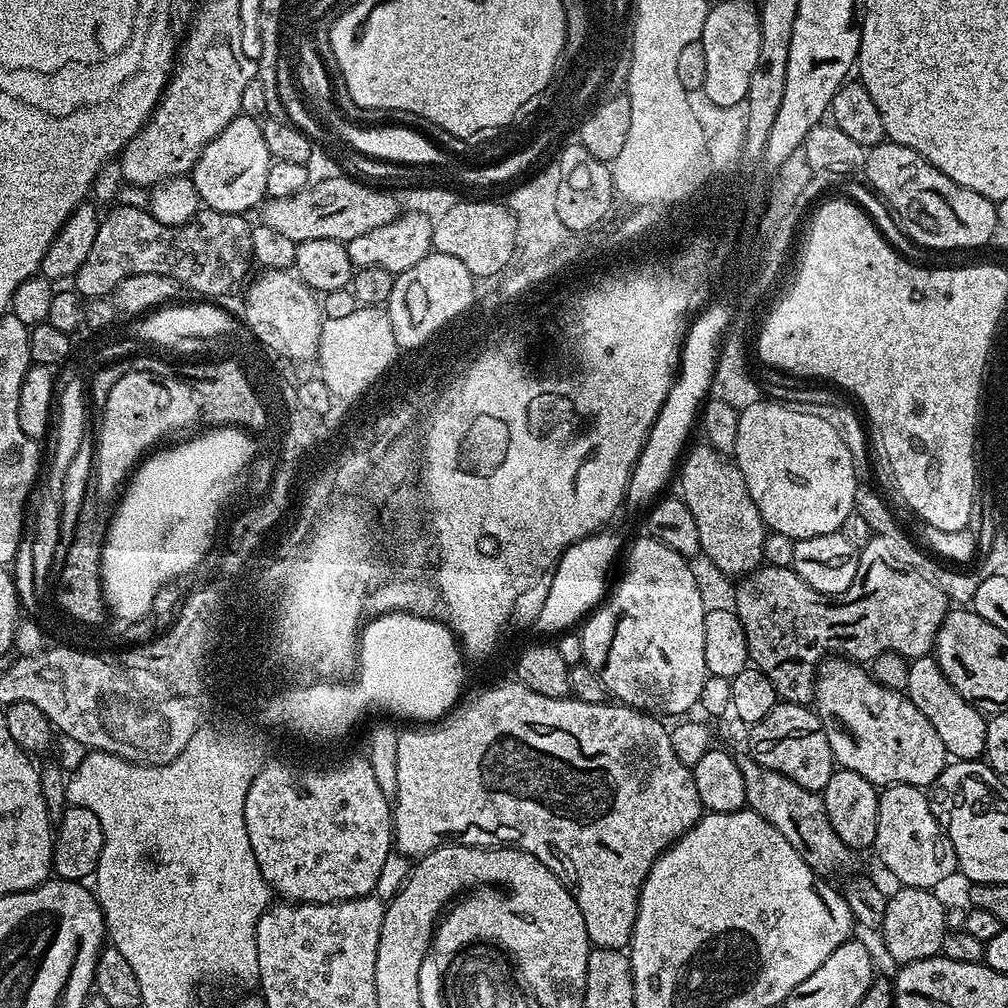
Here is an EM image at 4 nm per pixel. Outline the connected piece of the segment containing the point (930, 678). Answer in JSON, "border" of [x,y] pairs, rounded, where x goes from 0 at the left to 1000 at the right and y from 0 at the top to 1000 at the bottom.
{"border":[[[928,650],[908,652],[902,658],[903,670],[899,672],[899,681],[896,686],[901,694],[919,708],[923,720],[927,720],[927,725],[931,727],[931,732],[935,732],[935,740],[938,740],[941,751],[944,754],[971,754],[975,751],[976,741],[978,740],[978,720],[980,714],[975,706],[972,706],[935,669],[931,661]]]}

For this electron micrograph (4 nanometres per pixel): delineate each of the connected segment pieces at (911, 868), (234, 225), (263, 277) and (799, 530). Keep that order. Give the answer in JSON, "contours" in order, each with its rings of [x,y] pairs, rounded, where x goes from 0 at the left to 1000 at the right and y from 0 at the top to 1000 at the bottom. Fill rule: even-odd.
{"contours":[[[[883,778],[872,787],[871,827],[867,846],[877,861],[899,881],[932,882],[936,873],[949,868],[950,858],[946,839],[934,811],[923,804],[921,787],[902,778]]],[[[123,202],[120,206],[112,205],[112,210],[102,211],[94,233],[93,242],[86,252],[81,264],[77,265],[73,275],[74,289],[80,295],[110,295],[111,289],[121,280],[121,276],[129,276],[129,272],[165,272],[173,276],[184,287],[195,290],[198,296],[216,296],[226,294],[234,285],[243,281],[245,272],[252,266],[250,256],[251,223],[245,222],[243,215],[236,210],[213,210],[210,206],[202,206],[194,217],[181,224],[161,224],[157,216],[153,216],[142,205],[134,206],[131,202]]],[[[259,267],[250,280],[243,285],[242,311],[244,324],[251,330],[261,346],[266,346],[288,357],[308,357],[318,346],[318,323],[320,307],[314,293],[303,284],[289,269]]],[[[761,395],[740,403],[733,410],[732,442],[728,458],[736,474],[740,474],[740,486],[744,494],[748,494],[748,502],[752,502],[752,510],[756,510],[759,525],[780,530],[780,534],[788,538],[832,528],[835,518],[839,518],[839,514],[847,507],[851,473],[843,446],[831,427],[810,411],[797,410],[793,403],[781,405]]]]}

